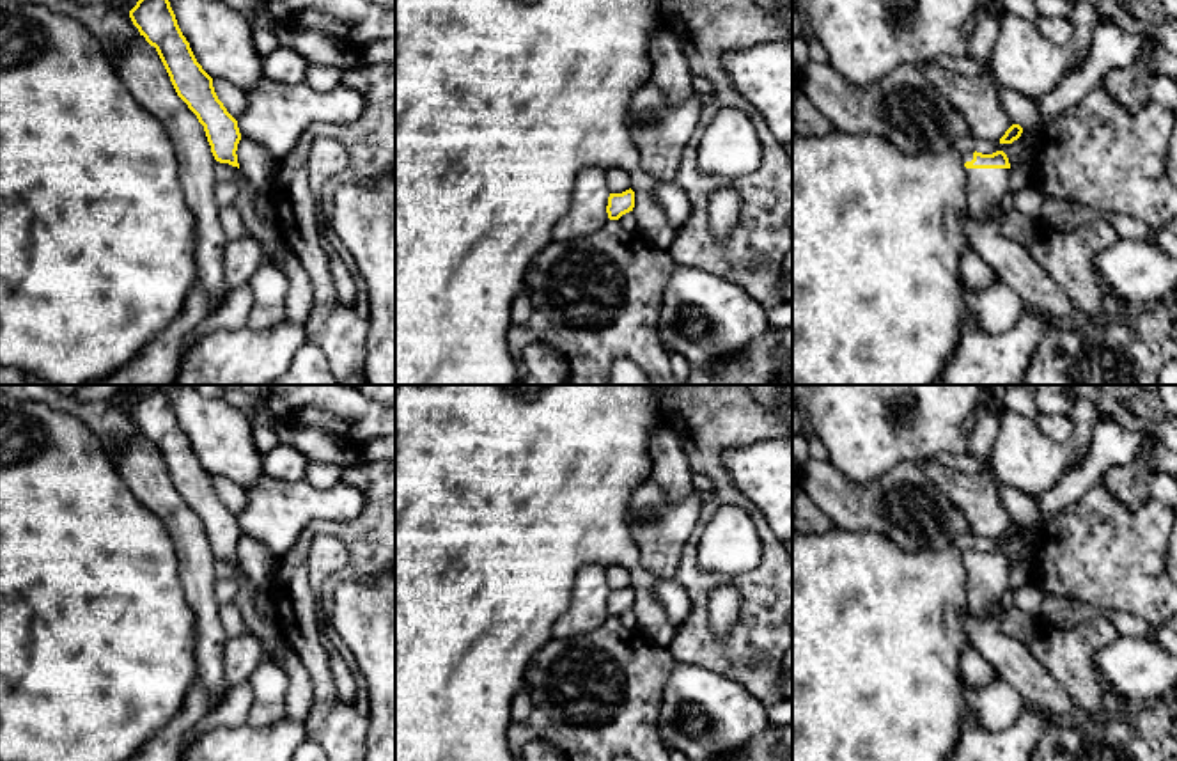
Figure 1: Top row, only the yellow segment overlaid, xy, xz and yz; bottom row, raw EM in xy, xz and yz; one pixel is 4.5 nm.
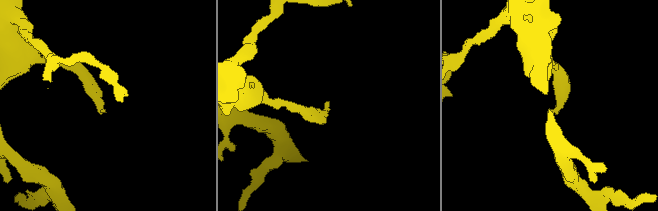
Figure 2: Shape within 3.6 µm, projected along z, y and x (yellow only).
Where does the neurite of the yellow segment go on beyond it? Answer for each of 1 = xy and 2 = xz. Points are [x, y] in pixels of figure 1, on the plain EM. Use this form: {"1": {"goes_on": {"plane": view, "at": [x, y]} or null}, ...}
{"1": {"goes_on": null}, "2": {"goes_on": null}}

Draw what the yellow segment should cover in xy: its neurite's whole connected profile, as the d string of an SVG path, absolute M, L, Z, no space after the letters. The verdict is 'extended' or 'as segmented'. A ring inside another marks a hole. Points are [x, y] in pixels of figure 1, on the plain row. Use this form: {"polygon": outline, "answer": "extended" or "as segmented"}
{"polygon": "M158 388L145 390L129 408L129 415L140 433L156 445L177 493L204 523L214 557L239 566L236 548L241 530L238 518L218 497L213 475L197 459L168 396Z", "answer": "as segmented"}

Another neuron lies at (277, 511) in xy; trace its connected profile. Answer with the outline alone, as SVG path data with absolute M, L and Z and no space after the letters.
M269 475L246 488L246 498L246 507L236 516L239 530L261 541L275 557L282 557L314 520L355 520L365 506L363 493L340 481L319 490L305 479Z

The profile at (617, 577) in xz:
M622 566L606 568L606 584L610 591L622 591L631 585L631 571Z

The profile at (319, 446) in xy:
M275 422L275 431L280 443L301 451L308 463L335 465L347 470L358 459L358 449L330 431L294 422Z

